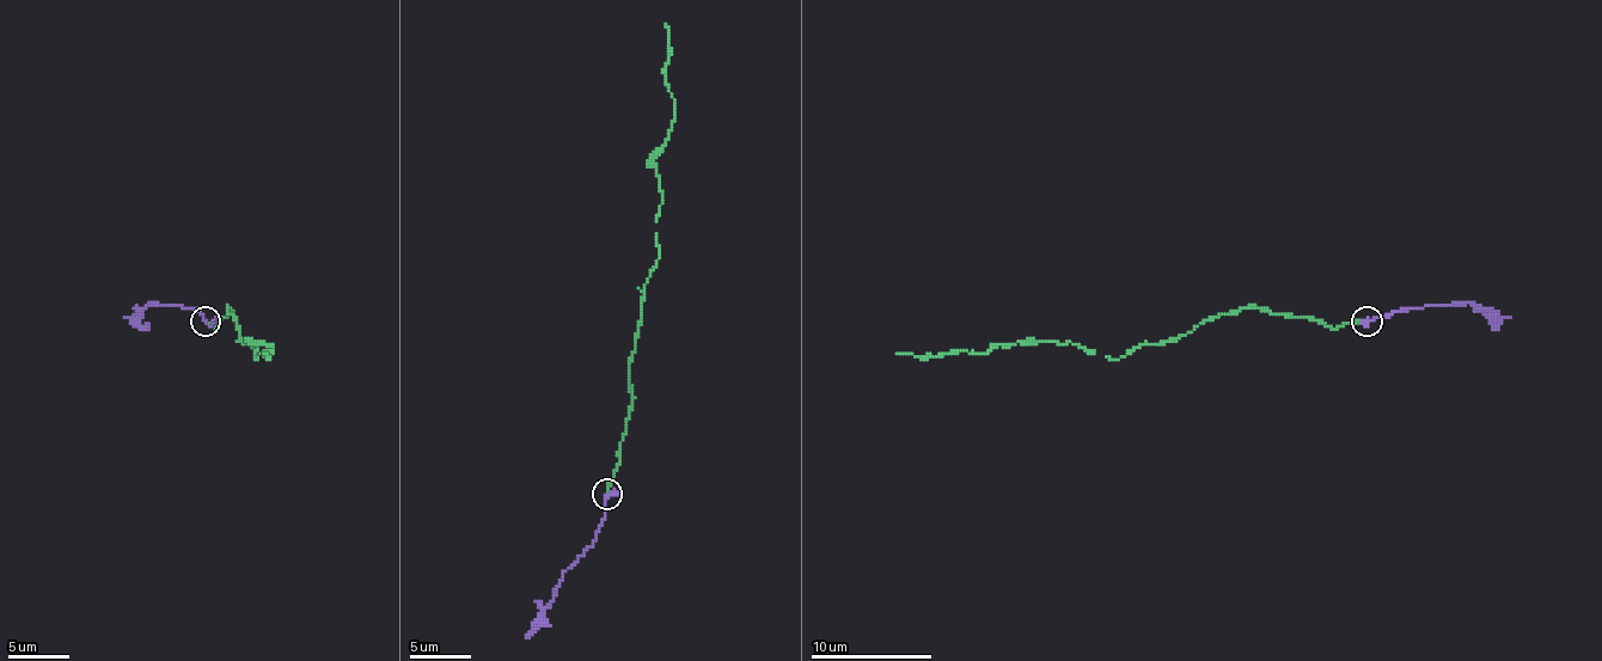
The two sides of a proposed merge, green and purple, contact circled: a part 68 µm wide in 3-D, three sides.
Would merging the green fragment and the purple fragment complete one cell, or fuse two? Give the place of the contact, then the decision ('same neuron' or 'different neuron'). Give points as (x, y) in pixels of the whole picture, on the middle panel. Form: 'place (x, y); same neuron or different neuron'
place (607, 494); same neuron

